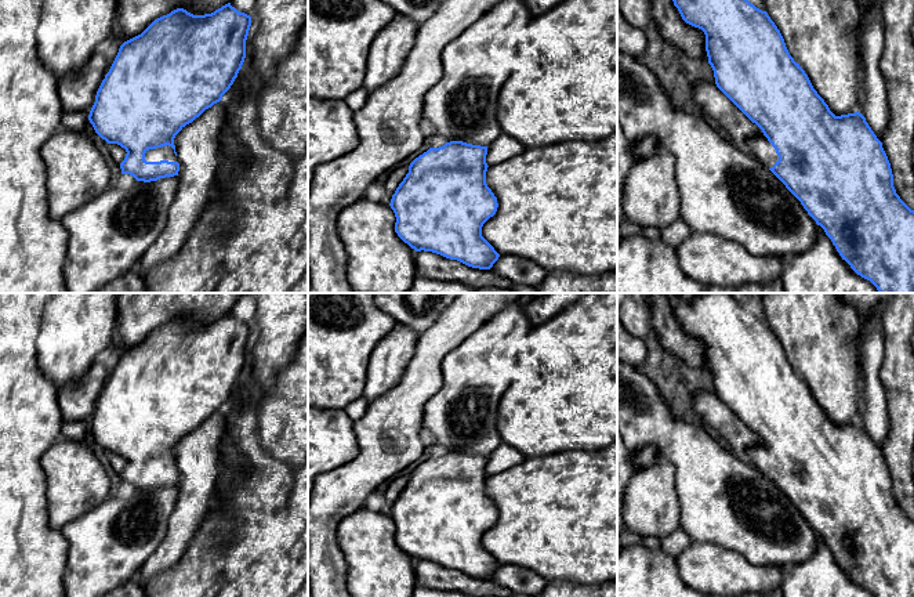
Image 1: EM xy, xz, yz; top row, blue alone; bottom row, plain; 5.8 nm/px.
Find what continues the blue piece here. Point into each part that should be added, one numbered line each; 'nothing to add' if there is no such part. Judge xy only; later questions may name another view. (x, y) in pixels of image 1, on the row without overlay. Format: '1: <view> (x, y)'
1: xy (166, 462)

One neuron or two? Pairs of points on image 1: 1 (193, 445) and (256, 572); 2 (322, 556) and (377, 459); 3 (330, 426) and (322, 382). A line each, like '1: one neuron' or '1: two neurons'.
1: two neurons
2: one neuron
3: two neurons

